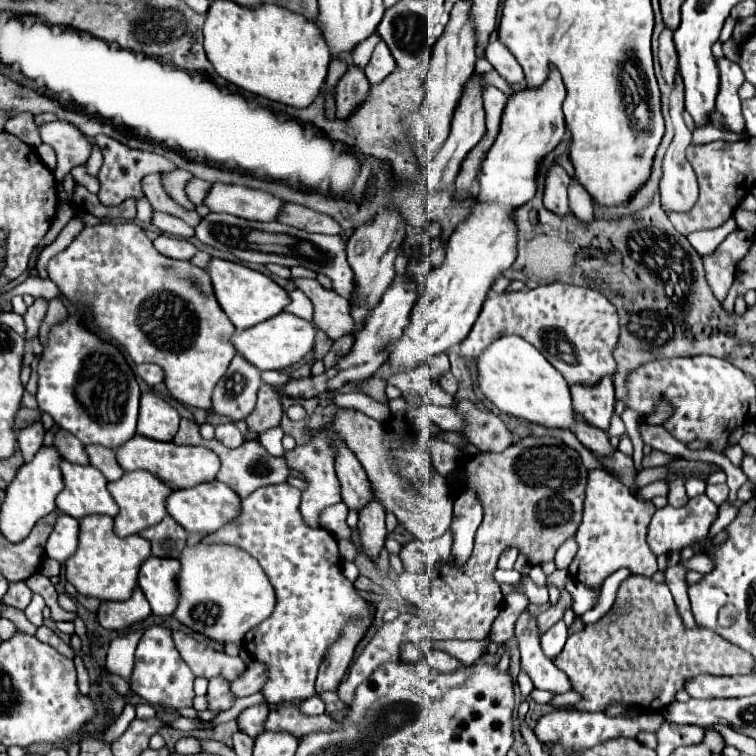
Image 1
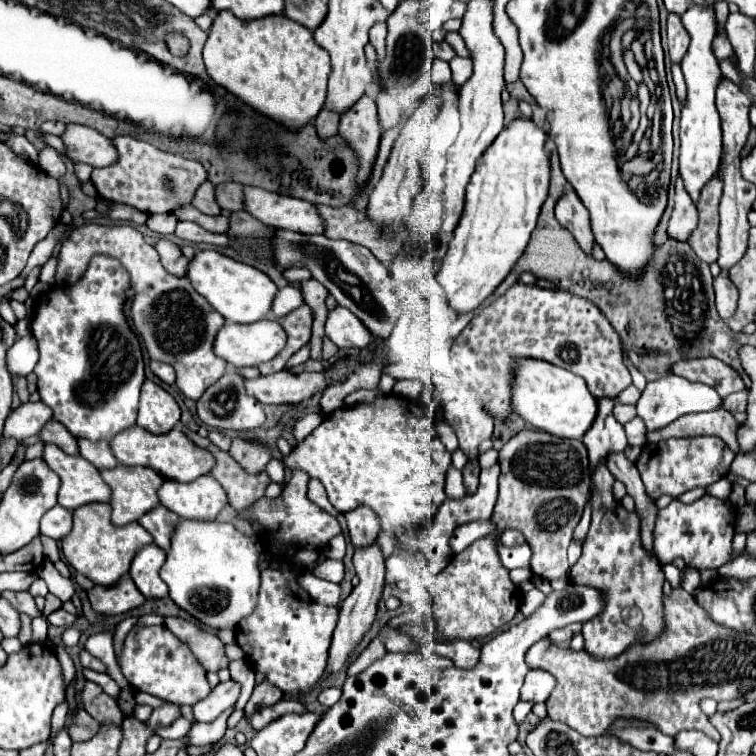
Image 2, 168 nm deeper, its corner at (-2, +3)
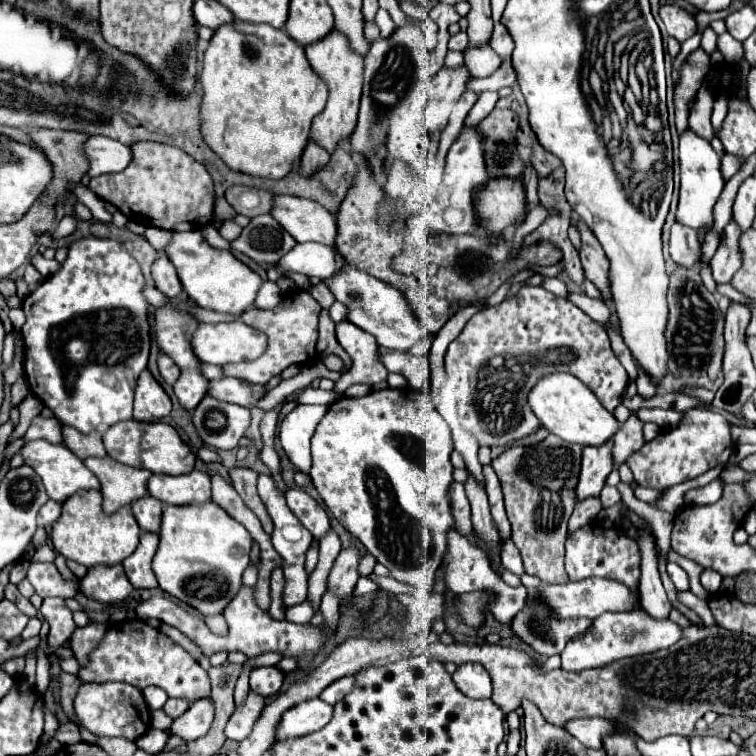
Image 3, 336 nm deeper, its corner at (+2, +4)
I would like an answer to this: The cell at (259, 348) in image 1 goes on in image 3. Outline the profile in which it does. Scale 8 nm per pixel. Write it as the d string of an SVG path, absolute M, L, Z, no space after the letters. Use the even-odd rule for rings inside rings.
M236 320L228 324L198 324L190 344L200 362L224 366L258 358L266 348L266 336Z

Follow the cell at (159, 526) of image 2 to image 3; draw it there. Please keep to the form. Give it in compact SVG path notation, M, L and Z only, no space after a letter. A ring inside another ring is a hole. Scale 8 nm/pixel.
M144 496L144 498L138 498L132 502L134 518L140 524L140 528L146 532L158 532L160 530L162 508L164 508L164 504L152 496Z

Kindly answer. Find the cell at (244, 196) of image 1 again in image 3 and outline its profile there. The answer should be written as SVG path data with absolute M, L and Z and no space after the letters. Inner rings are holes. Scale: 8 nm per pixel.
M274 196L272 218L278 220L296 242L320 242L330 246L336 258L336 272L340 274L344 270L344 262L336 246L336 218L318 202L296 196Z

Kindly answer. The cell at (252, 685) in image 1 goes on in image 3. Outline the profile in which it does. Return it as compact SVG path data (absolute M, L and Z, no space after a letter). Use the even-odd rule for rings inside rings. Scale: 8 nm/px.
M210 698L206 700L198 700L190 706L190 710L186 710L186 714L178 716L172 726L170 726L170 734L182 738L184 742L192 742L196 738L200 738L202 734L206 734L206 730L210 728L212 722L212 706L210 706Z

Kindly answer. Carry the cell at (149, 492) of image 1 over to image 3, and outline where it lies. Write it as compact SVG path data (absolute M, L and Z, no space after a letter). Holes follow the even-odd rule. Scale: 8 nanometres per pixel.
M110 456L86 458L84 464L100 480L100 492L104 498L102 508L106 514L114 514L118 508L128 506L134 500L148 494L146 482L152 476L152 472L146 468L118 464Z

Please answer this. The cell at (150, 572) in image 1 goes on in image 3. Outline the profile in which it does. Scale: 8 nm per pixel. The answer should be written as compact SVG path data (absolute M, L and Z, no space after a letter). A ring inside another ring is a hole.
M142 534L138 548L122 562L126 576L134 588L156 588L152 558L158 550L158 534Z

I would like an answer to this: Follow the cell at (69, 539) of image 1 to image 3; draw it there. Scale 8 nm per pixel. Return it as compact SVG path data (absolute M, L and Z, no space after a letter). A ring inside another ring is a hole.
M48 500L38 512L38 526L48 530L58 520L58 516L60 516L60 504L54 500Z

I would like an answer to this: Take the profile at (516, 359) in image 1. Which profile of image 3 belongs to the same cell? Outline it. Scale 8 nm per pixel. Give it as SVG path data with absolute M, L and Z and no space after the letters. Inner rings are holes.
M548 374L546 378L542 378L530 392L530 406L550 434L560 436L570 444L602 446L612 440L620 428L614 414L610 414L598 402L594 392L570 374Z

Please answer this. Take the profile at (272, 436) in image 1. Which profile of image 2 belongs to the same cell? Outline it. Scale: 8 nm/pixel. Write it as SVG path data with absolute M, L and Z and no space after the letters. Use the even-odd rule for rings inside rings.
M270 459L270 463L266 465L266 473L270 475L272 481L282 483L284 481L284 465L280 459Z

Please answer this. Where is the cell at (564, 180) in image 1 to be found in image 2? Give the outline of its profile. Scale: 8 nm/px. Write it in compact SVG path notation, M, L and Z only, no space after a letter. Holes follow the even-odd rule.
M572 187L560 195L560 199L556 203L556 219L562 227L566 227L574 235L574 239L580 243L580 247L590 253L594 237L592 237L592 229L590 229L590 221L588 221L588 209L578 199L578 195L574 193Z

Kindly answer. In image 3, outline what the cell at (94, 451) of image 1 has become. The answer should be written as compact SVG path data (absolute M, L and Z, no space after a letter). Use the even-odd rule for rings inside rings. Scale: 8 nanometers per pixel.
M62 426L62 436L64 436L64 444L80 458L86 460L90 456L106 456L104 444L102 444L102 434L98 430L92 430L90 434L82 434L78 430L74 430L72 426Z

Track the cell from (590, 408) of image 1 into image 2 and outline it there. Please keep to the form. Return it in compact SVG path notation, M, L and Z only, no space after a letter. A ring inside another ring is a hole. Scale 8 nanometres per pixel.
M600 397L598 399L598 415L592 423L592 427L584 435L584 445L590 453L590 465L604 461L610 451L624 451L626 449L626 435L624 427L614 419L612 415L614 399L612 397Z

